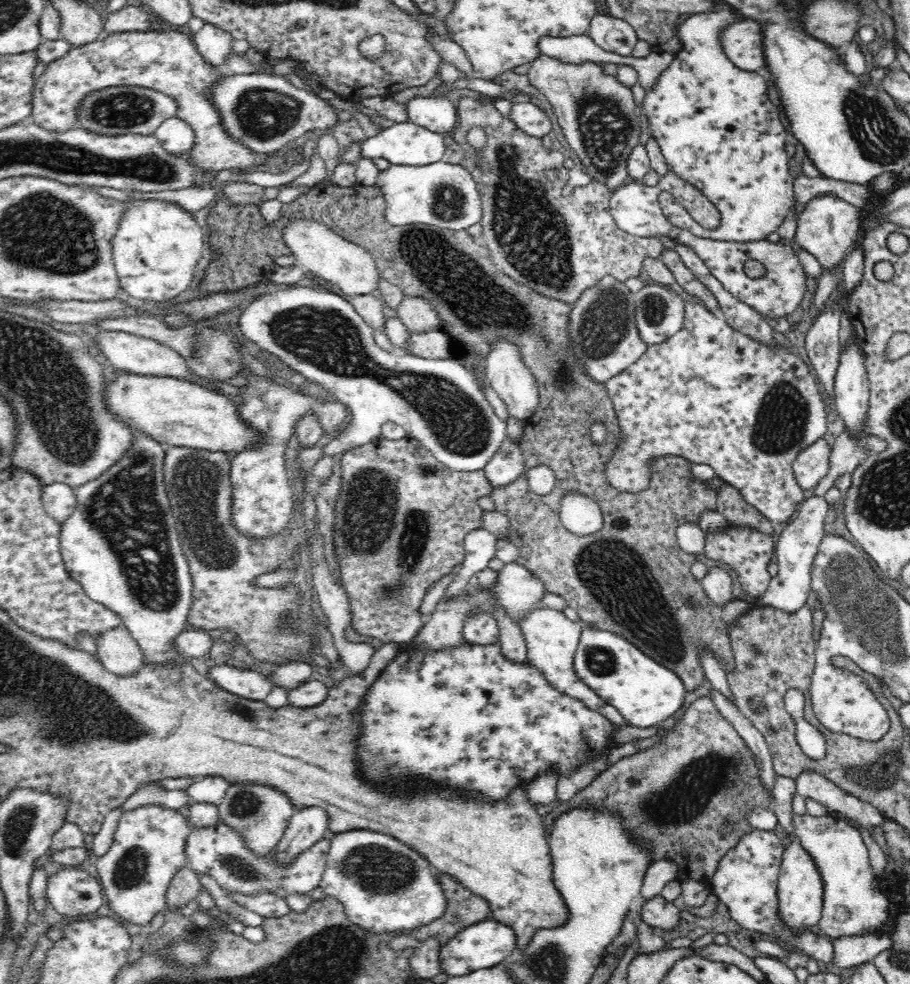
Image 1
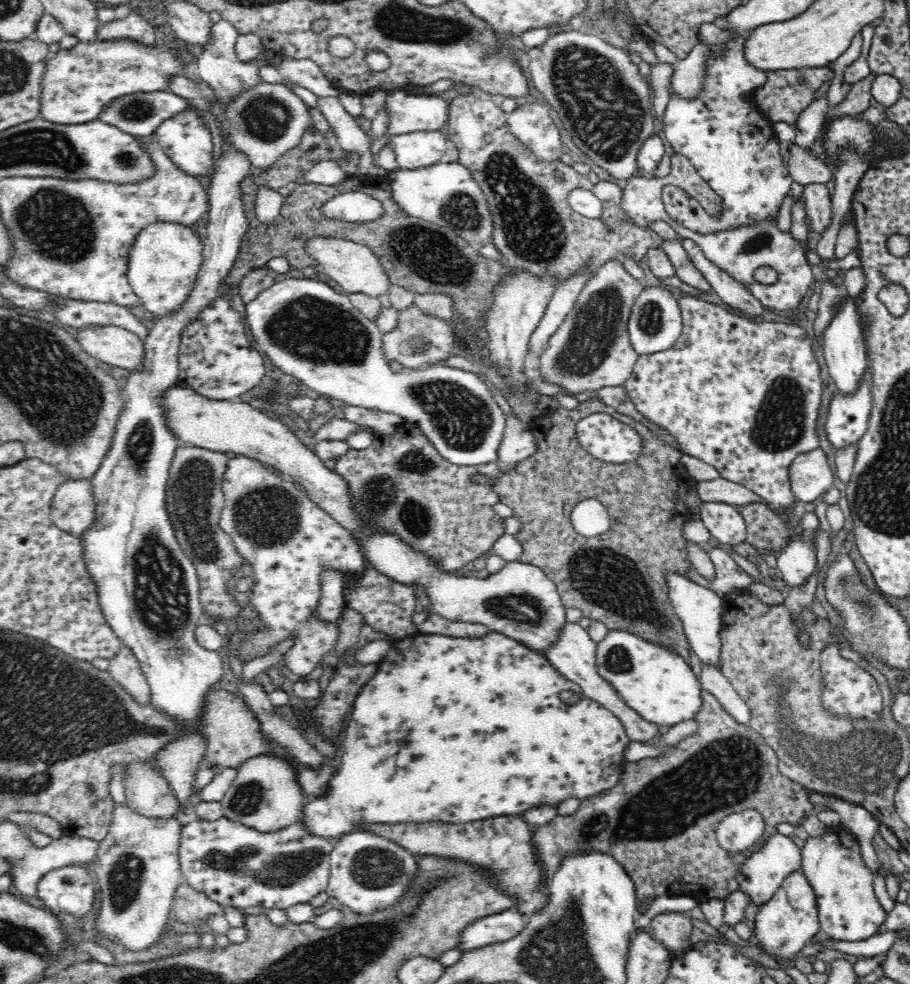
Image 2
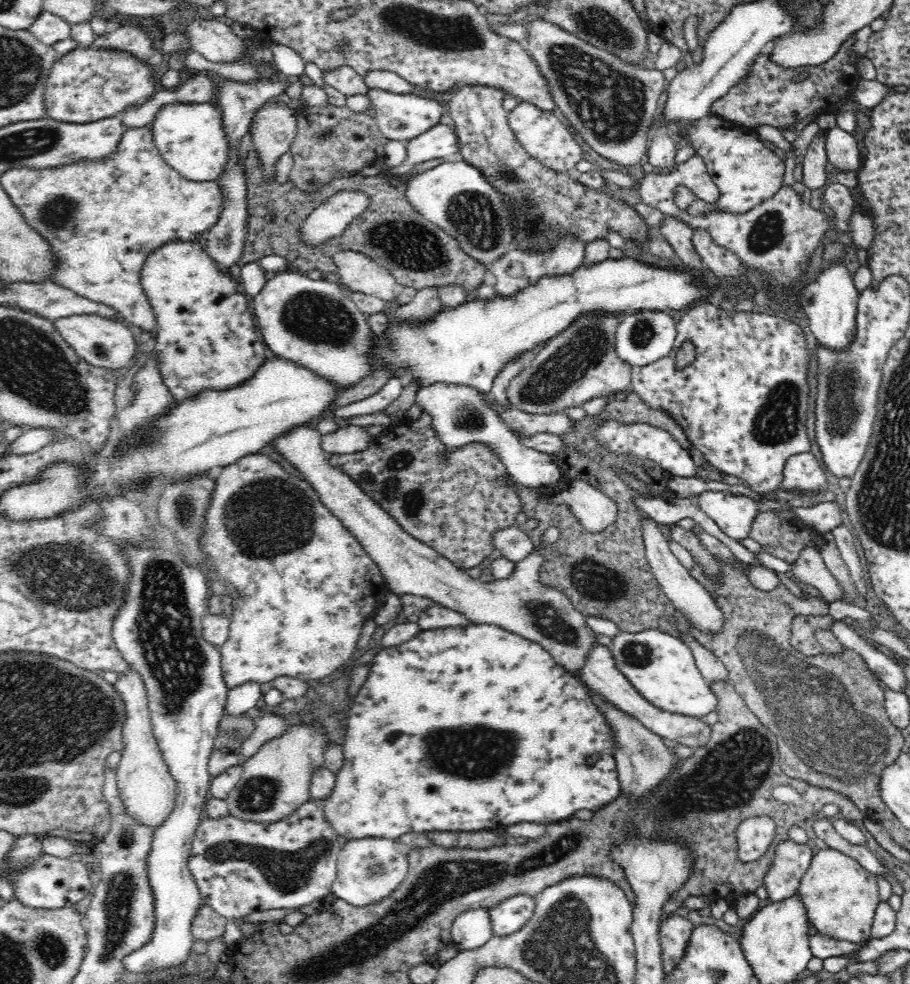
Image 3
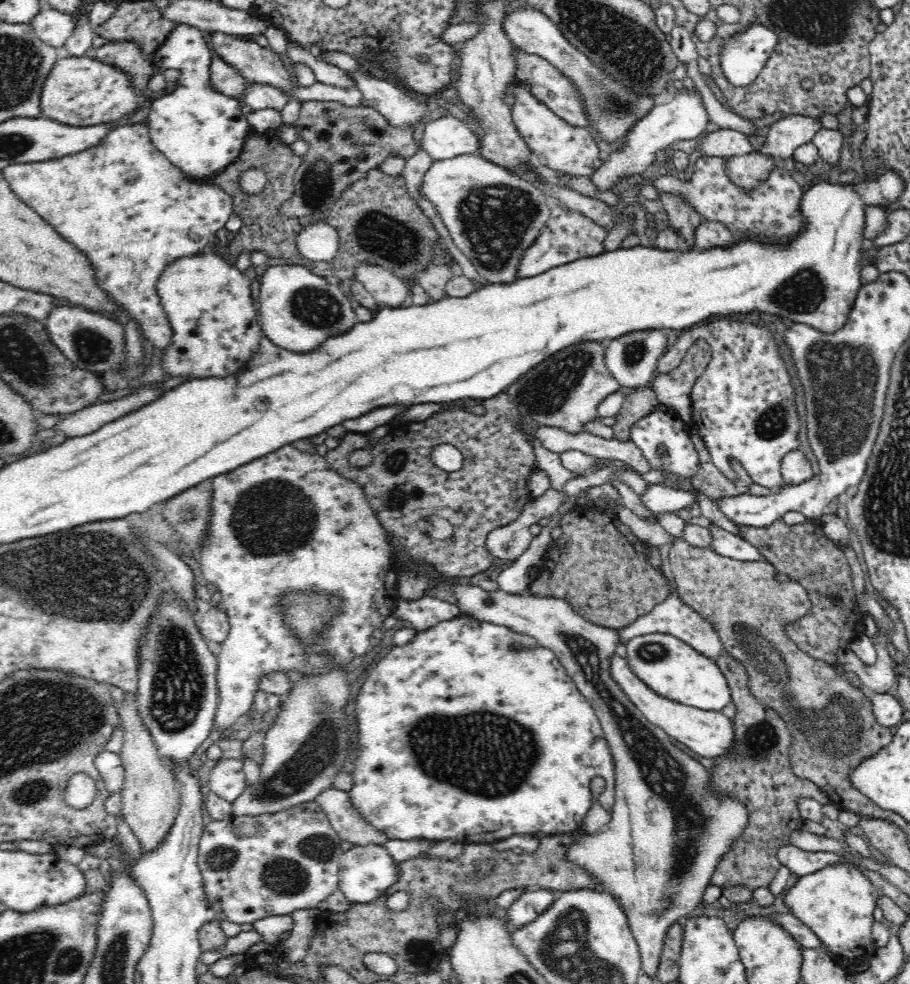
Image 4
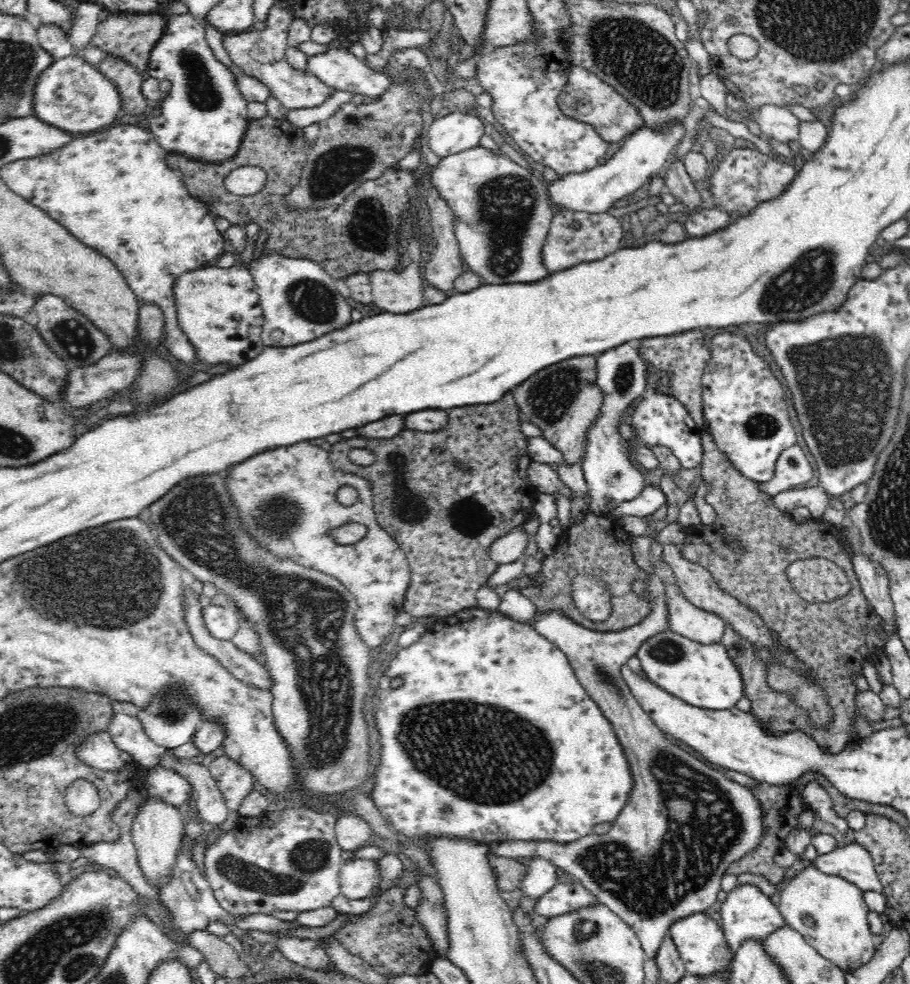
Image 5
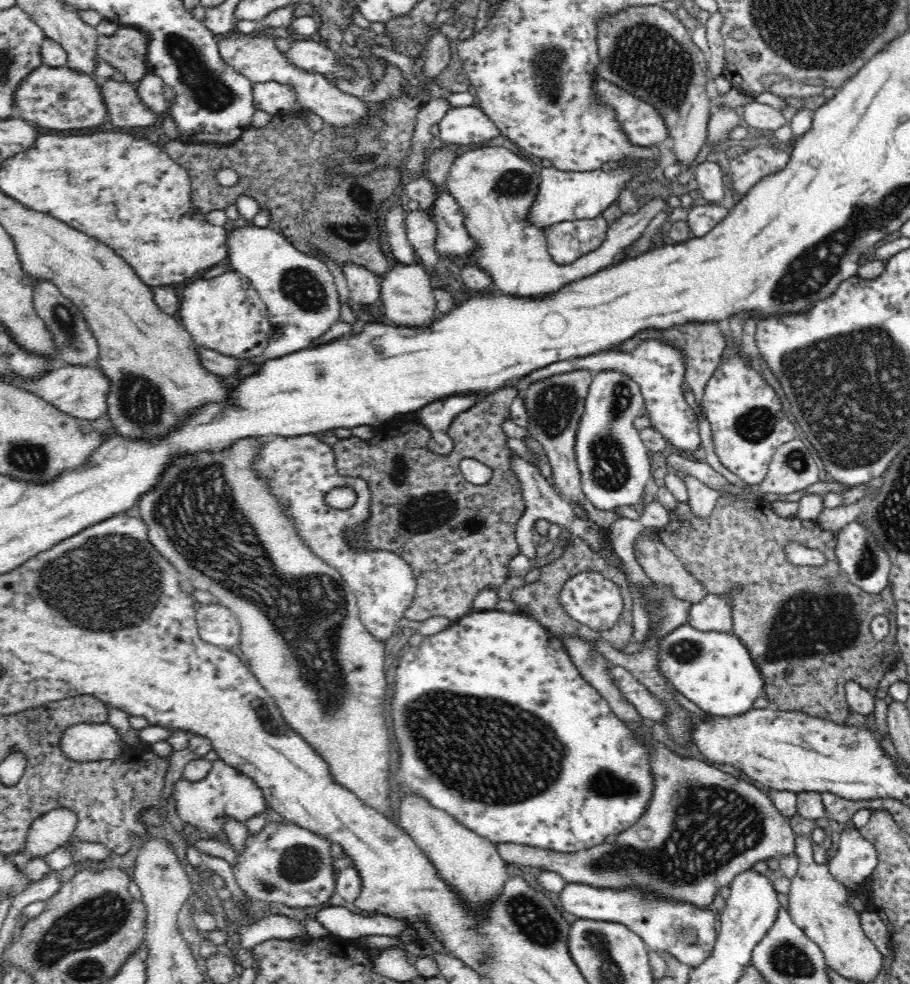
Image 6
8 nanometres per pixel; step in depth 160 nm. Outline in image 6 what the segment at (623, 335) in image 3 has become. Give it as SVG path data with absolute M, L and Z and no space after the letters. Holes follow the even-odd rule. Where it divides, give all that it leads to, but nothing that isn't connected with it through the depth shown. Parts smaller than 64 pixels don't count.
M598 370L593 372L593 379L588 389L585 407L576 433L575 451L577 467L581 474L581 487L592 507L602 511L614 511L618 506L629 506L639 502L644 493L646 482L650 480L650 460L646 446L642 443L639 432L634 428L634 420L643 416L644 397L640 385L619 370Z

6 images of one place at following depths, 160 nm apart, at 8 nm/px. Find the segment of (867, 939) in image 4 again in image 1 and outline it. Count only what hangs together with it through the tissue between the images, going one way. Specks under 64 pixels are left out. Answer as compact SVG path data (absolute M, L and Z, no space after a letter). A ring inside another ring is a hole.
M792 809L791 823L802 848L817 866L824 881L824 898L821 919L818 921L820 934L832 939L852 934L875 934L886 922L892 910L886 895L876 891L873 884L873 868L869 850L861 832L847 824L839 815L796 814Z

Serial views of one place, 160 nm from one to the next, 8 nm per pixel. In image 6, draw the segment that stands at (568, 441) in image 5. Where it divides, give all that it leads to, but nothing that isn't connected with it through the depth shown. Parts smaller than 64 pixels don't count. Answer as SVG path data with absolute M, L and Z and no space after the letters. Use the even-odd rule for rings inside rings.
M587 368L552 374L544 380L532 382L532 384L522 388L521 397L530 420L526 429L532 436L525 443L534 454L539 455L540 472L548 480L554 491L556 490L569 502L577 500L585 508L589 519L604 528L618 520L616 512L598 510L592 507L592 503L588 502L584 491L582 491L581 474L577 467L575 451L577 428L584 412L585 400L592 379L593 372Z

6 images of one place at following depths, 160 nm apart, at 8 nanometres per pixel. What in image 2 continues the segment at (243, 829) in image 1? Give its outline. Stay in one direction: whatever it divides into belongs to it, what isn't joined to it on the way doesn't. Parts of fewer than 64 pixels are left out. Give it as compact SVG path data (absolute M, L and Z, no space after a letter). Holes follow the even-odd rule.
M260 755L246 760L237 768L236 778L221 800L224 818L263 833L296 824L306 803L307 798L296 783L294 769L288 761L274 755Z

